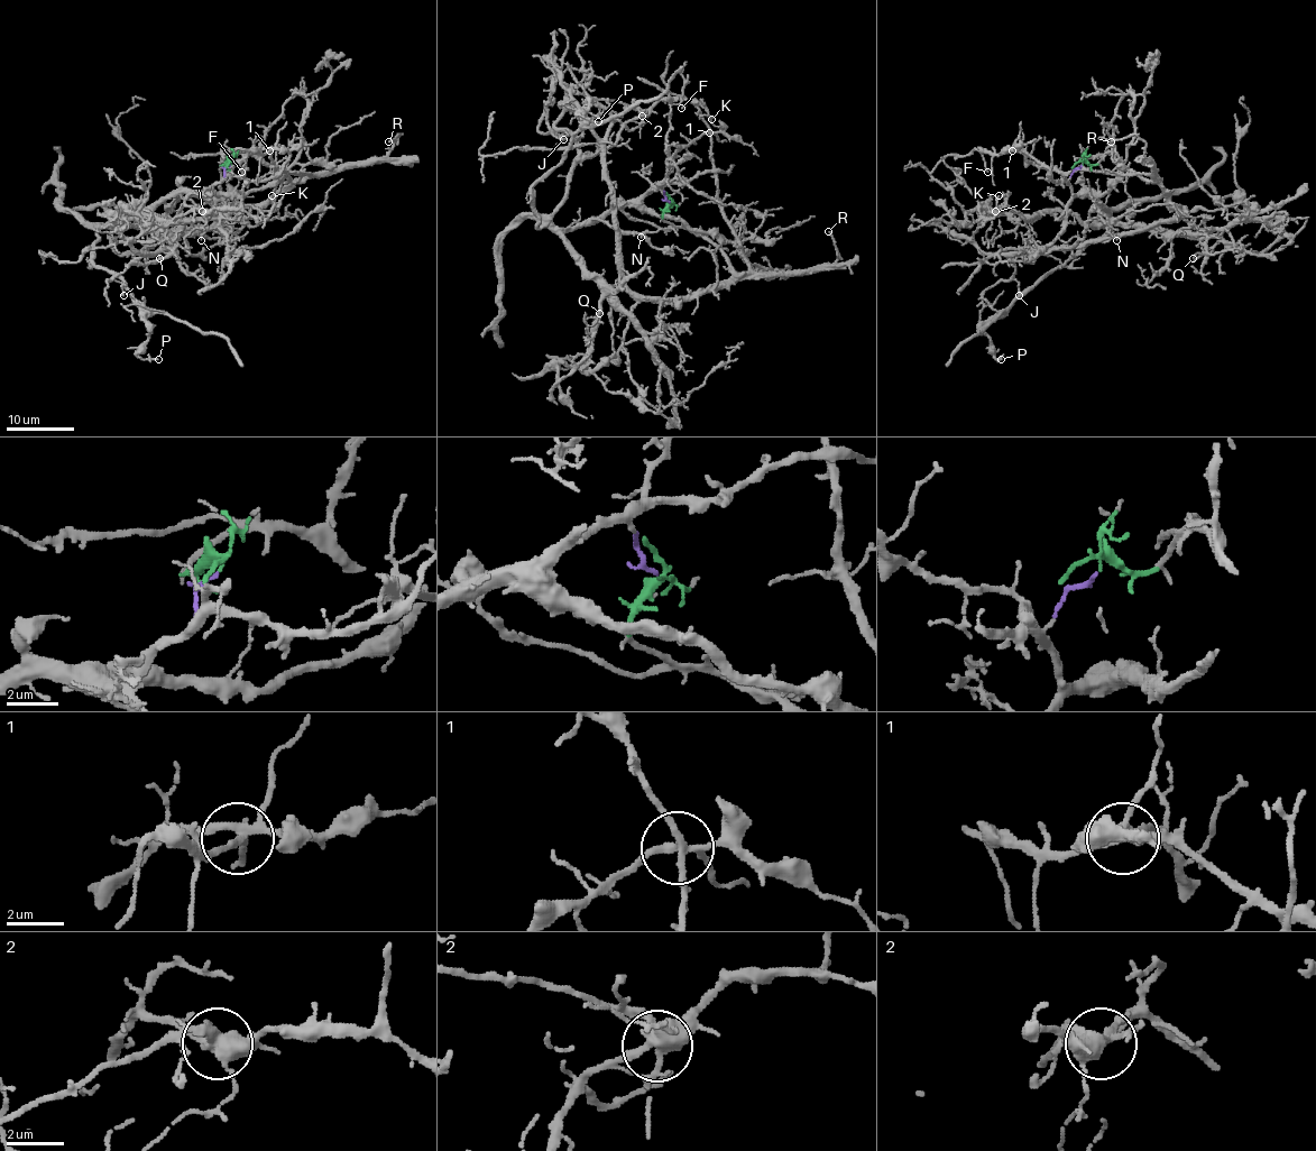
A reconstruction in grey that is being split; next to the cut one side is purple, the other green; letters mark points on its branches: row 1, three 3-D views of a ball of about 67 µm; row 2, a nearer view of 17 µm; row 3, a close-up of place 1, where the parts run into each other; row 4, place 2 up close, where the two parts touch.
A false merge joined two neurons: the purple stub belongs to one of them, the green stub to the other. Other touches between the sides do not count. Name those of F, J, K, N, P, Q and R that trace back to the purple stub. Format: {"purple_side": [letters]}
{"purple_side": ["K", "N", "P", "Q"]}

